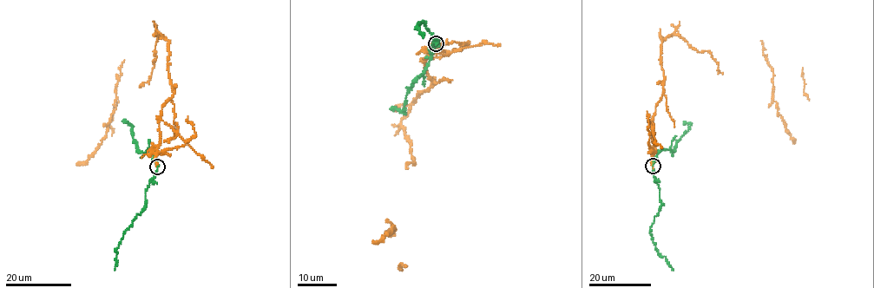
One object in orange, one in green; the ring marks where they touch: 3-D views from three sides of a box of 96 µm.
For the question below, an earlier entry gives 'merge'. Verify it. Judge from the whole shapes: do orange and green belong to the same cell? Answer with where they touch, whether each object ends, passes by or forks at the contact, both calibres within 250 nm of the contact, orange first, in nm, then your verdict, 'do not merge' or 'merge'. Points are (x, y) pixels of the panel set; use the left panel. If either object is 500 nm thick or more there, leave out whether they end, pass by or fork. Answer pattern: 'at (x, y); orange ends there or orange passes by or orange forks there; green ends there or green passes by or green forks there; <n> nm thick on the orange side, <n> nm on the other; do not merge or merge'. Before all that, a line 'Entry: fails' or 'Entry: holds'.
Entry: fails
at (157, 166); orange ends there; green passes by; 300 nm thick on the orange side, 240 nm on the other; do not merge

